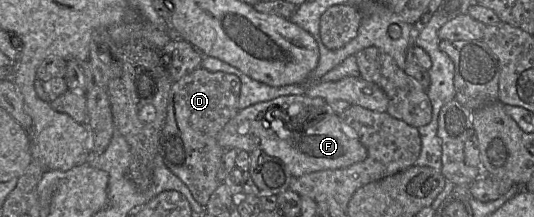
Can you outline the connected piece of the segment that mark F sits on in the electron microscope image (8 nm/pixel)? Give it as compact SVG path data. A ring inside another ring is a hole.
M306 94L281 96L240 110L221 130L218 143L223 149L248 153L262 150L279 158L294 178L321 170L345 168L367 156L366 148L354 131L332 112L327 102Z

